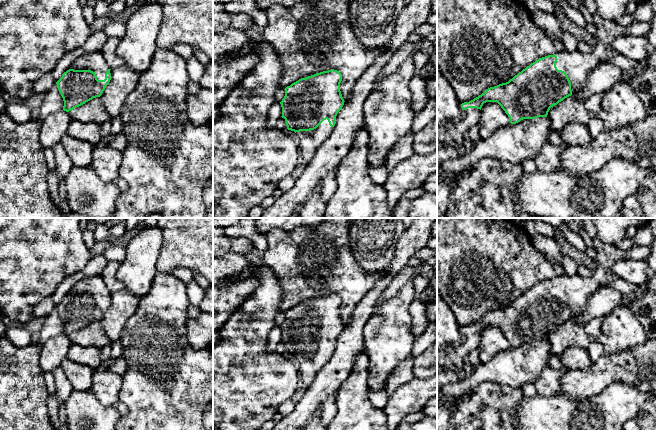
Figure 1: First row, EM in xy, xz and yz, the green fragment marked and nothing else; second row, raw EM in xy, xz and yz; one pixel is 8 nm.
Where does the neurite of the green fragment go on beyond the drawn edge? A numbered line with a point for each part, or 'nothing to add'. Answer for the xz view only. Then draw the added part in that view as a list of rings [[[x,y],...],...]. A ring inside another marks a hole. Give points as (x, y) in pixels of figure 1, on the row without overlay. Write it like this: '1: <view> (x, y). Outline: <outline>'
1: xz (308, 365). Outline: [[[324,344],[316,353],[295,357],[295,365],[300,372],[301,382],[308,388],[315,376],[330,360],[334,351]]]

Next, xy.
1: xy (94, 285). Outline: [[[90,276],[78,281],[69,293],[91,294],[98,304],[104,304],[105,297],[110,292],[101,276]]]

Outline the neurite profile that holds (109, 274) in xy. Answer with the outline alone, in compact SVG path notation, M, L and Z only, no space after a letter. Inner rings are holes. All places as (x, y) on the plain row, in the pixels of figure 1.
M109 261L101 273L110 293L124 289L123 284L117 279L117 270L120 264L114 261Z

